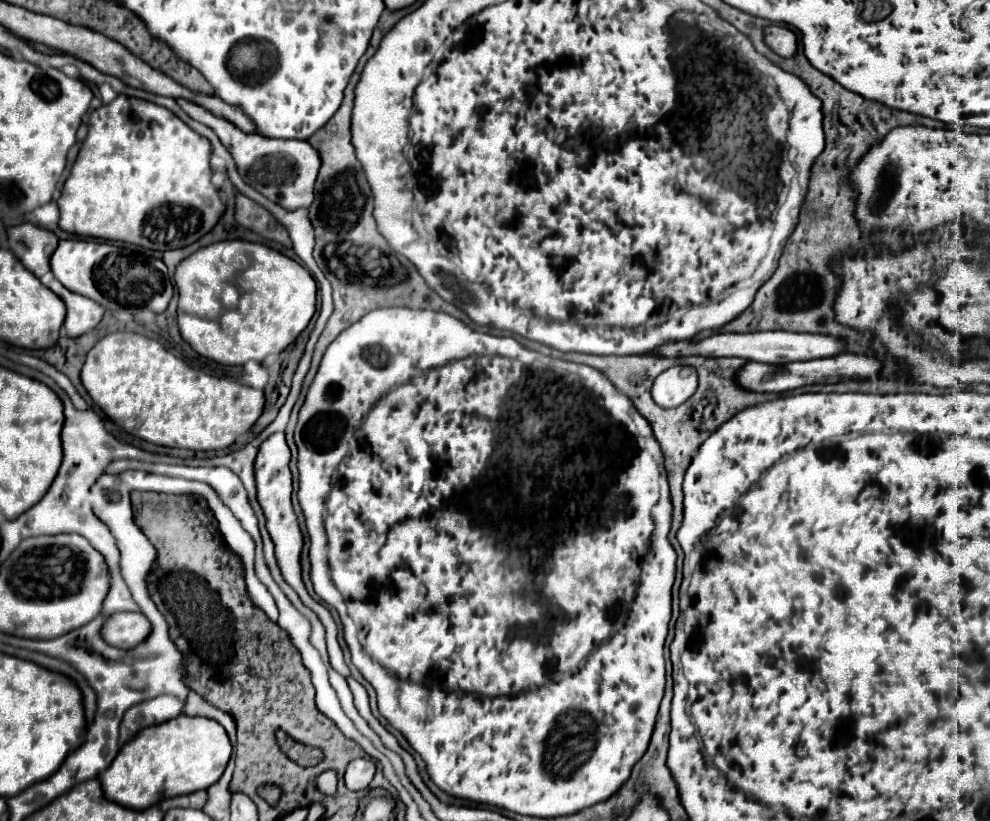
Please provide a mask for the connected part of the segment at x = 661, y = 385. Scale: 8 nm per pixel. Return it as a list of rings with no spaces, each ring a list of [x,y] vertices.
[[[674,366],[662,372],[652,386],[652,398],[662,408],[684,404],[698,388],[698,374],[692,366]]]

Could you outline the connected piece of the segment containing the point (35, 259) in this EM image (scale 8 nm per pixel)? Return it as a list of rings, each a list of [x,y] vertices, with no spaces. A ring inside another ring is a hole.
[[[20,224],[6,228],[8,240],[6,248],[16,254],[16,258],[38,278],[50,272],[48,260],[58,246],[58,238],[54,232],[40,228],[36,224]]]

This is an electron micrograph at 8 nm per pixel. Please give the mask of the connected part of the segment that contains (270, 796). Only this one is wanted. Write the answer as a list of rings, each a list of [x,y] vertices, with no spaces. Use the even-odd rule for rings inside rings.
[[[264,784],[258,788],[258,794],[268,802],[268,804],[276,804],[280,798],[280,788],[274,784]]]

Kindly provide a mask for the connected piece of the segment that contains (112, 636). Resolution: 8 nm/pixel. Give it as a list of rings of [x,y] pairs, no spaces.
[[[116,612],[102,628],[102,636],[108,644],[130,650],[144,642],[152,632],[150,620],[142,612]]]

